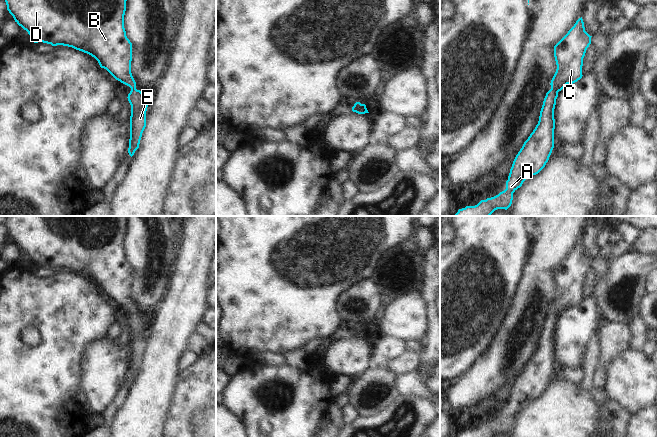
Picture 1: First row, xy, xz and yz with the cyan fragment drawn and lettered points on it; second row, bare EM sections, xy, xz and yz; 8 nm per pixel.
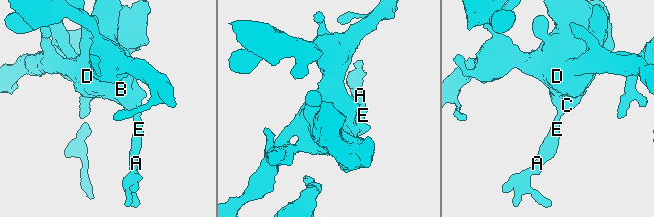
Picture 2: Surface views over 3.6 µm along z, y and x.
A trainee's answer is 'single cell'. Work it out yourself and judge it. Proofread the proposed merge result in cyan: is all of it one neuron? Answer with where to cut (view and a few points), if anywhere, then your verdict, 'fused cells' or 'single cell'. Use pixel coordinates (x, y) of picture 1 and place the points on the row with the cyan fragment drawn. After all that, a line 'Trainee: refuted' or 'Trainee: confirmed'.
cut none; single cell
Trainee: confirmed

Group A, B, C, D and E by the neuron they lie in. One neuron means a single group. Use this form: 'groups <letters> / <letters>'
groups A B C D E

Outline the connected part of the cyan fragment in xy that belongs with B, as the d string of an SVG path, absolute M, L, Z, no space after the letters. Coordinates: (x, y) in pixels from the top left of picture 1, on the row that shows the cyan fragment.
M5 0L7 10L15 22L28 32L34 43L43 42L52 46L72 47L94 57L101 68L106 69L116 80L131 88L128 101L131 105L130 139L128 153L132 157L139 148L142 133L146 127L148 103L142 91L136 89L131 73L132 43L126 36L124 15L127 0Z

